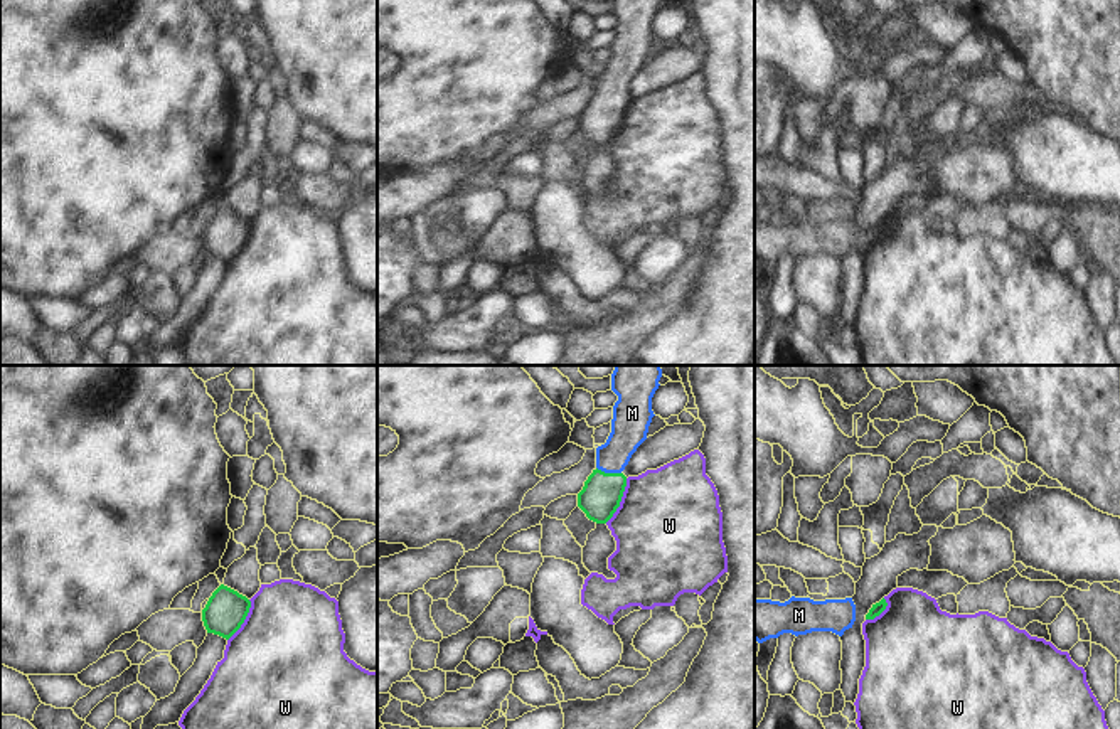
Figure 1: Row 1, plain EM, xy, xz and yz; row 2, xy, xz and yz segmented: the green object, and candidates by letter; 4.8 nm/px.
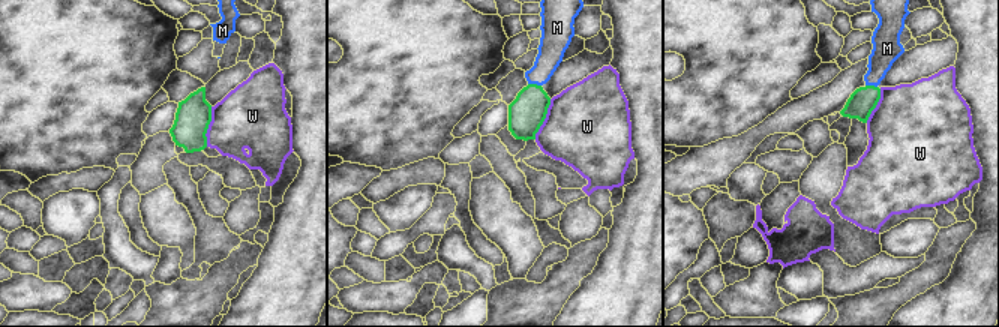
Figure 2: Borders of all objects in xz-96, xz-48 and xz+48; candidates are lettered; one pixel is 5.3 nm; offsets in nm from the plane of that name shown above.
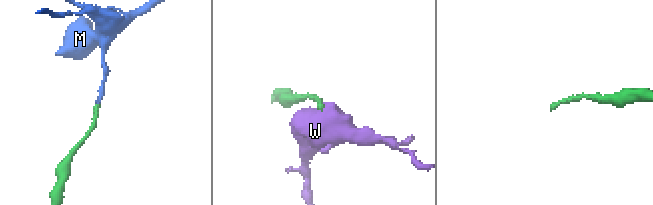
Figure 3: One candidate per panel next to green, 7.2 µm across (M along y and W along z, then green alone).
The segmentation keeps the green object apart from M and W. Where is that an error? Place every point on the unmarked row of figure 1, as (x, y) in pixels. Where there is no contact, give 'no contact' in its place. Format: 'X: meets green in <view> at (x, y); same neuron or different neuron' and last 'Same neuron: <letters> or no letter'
M: meets green in xz at (608, 96); same neuron
W: meets green in xz at (620, 123); different neuron
Same neuron: M

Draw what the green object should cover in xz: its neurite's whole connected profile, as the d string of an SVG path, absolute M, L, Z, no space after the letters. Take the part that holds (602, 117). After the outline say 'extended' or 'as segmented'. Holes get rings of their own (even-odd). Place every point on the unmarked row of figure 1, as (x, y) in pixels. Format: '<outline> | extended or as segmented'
M611 0L618 19L613 29L611 56L596 71L596 91L578 116L578 130L596 146L606 146L620 130L627 99L621 96L632 77L647 62L655 39L652 20L660 0Z | extended

